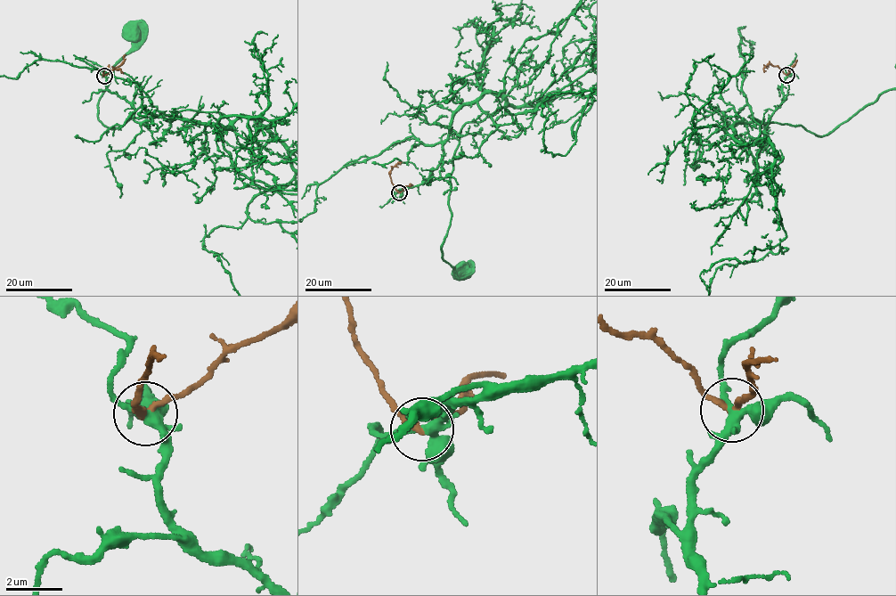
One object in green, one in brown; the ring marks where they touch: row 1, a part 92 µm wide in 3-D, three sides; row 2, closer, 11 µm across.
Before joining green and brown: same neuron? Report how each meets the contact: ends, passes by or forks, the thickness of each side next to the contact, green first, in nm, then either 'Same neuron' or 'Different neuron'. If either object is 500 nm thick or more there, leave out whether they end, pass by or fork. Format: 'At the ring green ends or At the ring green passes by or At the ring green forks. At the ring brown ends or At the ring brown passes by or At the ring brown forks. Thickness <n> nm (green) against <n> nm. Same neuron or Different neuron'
At the ring green forks. At the ring brown passes by. Thickness 280 nm (green) against 220 nm. Different neuron

